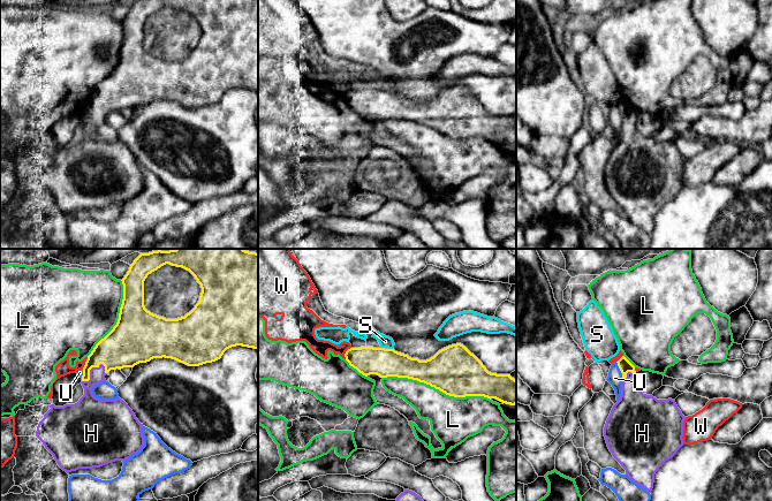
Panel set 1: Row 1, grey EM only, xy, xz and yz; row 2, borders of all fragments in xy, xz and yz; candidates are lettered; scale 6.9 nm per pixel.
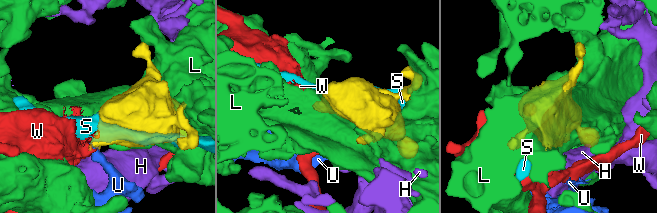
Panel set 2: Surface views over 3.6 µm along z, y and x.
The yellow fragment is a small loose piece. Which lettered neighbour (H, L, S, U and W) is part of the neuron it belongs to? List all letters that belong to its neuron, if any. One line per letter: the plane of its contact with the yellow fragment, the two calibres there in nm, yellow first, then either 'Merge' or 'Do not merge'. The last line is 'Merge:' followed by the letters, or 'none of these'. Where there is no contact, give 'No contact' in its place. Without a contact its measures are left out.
H: Touches yellow in xy. Thickness 260 nm (yellow) against 160 nm. Merge
L: Touches yellow in xz. Thickness 340 nm (yellow) against 320 nm. Do not merge
S: Touches yellow in xz. Thickness 190 nm (yellow) against 80 nm. Do not merge
U: Touches yellow in yz. Thickness 90 nm (yellow) against 100 nm. Do not merge
W: Touches yellow in xz. Thickness 190 nm (yellow) against 110 nm. Do not merge
Merge: H

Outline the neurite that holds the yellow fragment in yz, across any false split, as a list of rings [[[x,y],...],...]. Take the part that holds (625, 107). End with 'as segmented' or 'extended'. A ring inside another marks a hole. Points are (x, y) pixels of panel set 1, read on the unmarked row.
[[[622,98],[618,104],[622,115],[620,142],[613,147],[604,169],[604,179],[613,199],[637,227],[651,234],[654,217],[659,210],[683,188],[683,164],[686,159],[674,142],[657,142],[643,136],[636,127],[635,108]]]; extended

